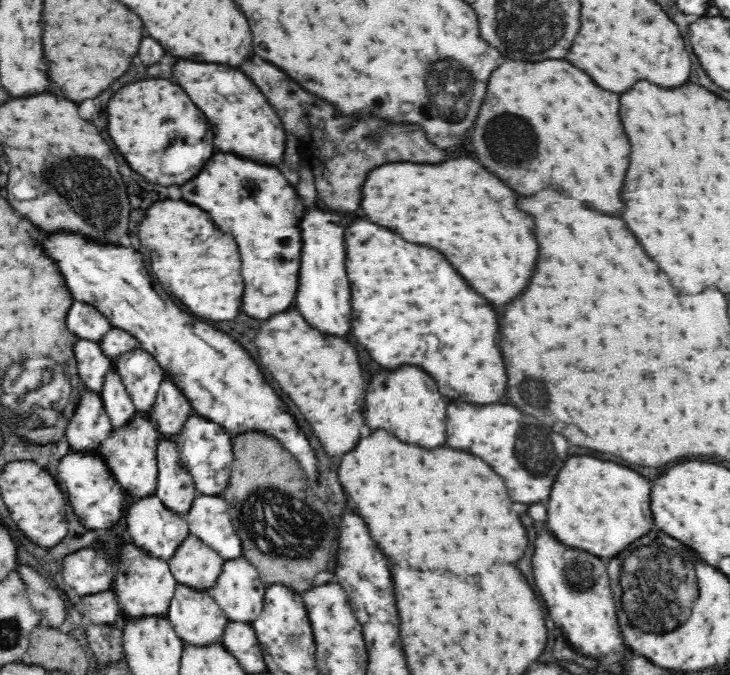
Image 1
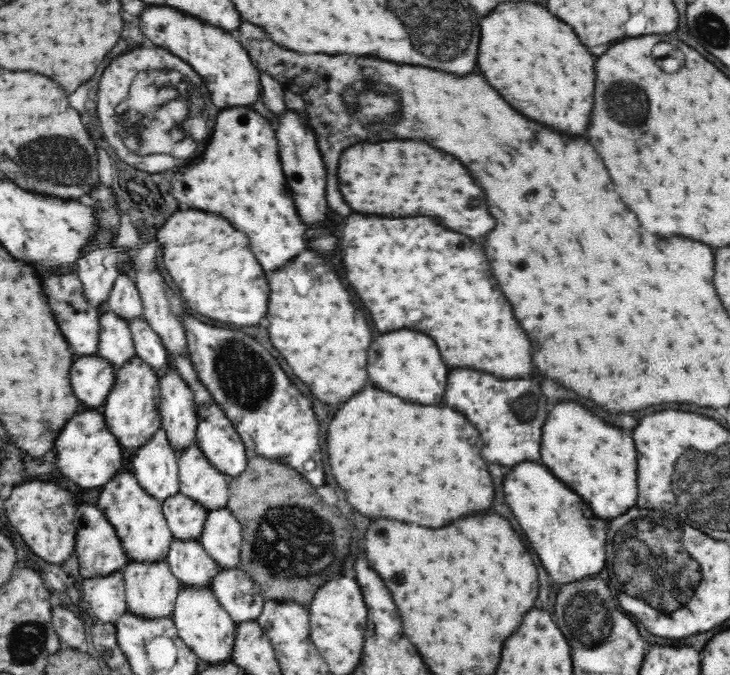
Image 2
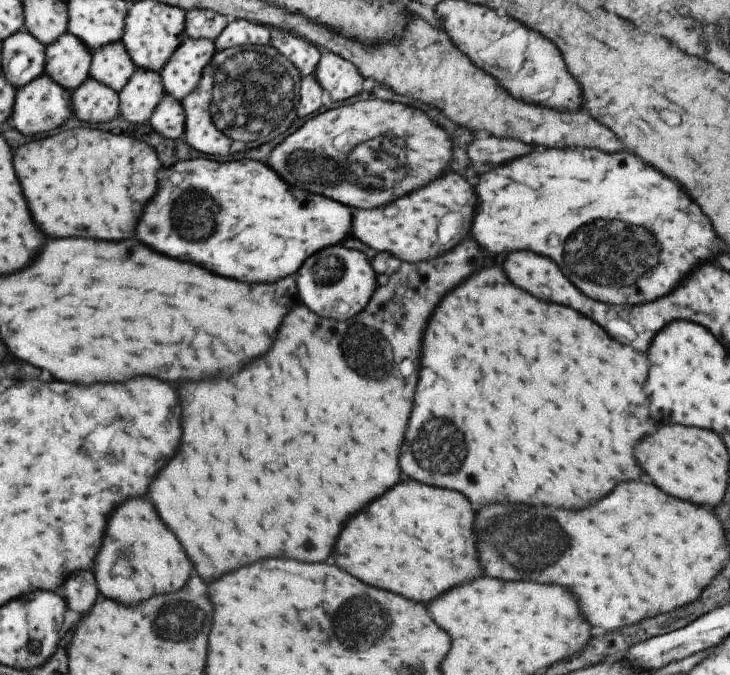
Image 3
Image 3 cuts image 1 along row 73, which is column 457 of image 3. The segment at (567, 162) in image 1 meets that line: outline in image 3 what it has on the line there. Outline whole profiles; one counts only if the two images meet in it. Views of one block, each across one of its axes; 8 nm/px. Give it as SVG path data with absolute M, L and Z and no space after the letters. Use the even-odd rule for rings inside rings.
M413 480L397 482L389 492L375 498L375 502L369 502L369 518L365 506L363 510L359 510L359 514L353 514L345 522L339 538L335 541L335 550L331 551L331 560L335 566L347 570L351 576L359 578L367 586L401 594L413 602L427 602L437 594L445 592L447 588L481 574L481 568L475 560L471 520L473 510L461 494L431 488Z

